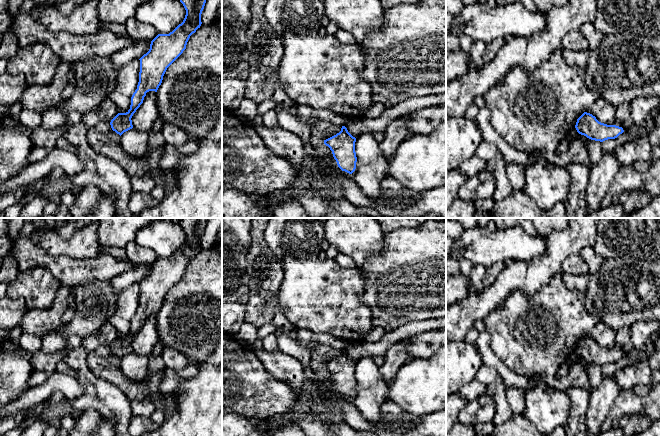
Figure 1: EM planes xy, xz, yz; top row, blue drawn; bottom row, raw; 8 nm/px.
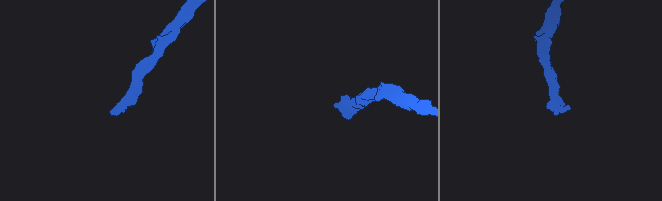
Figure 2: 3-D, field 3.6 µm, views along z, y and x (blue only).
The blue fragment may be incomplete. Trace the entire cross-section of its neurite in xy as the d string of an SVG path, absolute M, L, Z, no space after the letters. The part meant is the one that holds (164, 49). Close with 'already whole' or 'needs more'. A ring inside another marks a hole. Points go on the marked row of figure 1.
M180 0L183 4L186 15L181 24L179 24L172 32L169 34L158 34L150 44L149 51L144 54L140 60L140 72L139 72L139 82L137 89L131 97L130 109L126 113L118 113L110 122L111 128L120 136L133 128L132 116L136 110L143 103L146 93L149 91L157 92L159 86L162 83L163 76L167 68L183 53L186 49L187 42L190 36L200 28L201 14L204 9L206 0Z | already whole

